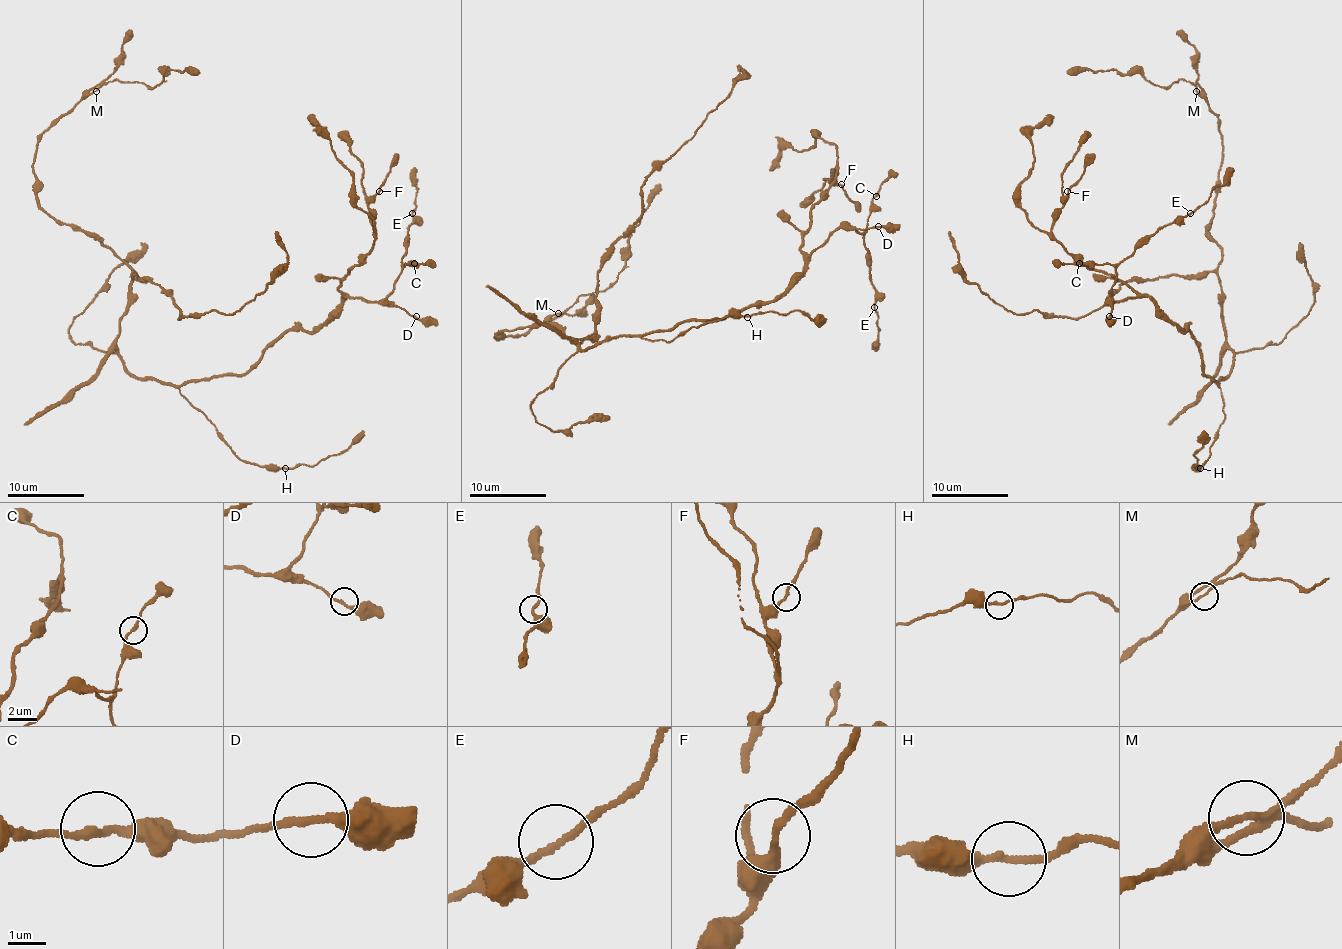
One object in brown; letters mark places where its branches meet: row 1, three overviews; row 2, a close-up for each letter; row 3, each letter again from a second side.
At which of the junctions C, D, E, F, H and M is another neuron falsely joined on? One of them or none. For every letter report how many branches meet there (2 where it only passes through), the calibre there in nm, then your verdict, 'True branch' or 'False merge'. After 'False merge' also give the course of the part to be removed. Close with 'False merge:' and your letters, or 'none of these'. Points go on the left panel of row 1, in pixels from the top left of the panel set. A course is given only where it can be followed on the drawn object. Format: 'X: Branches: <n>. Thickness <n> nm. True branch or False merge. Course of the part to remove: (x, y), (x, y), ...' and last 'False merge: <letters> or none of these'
C: Branches: 2. Thickness 220 nm. True branch
D: Branches: 2. Thickness 240 nm. True branch
E: Branches: 2. Thickness 180 nm. True branch
F: Branches: 2. Thickness 190 nm. True branch
H: Branches: 2. Thickness 220 nm. True branch
M: Branches: 2. Thickness 160 nm. True branch
False merge: none of these

